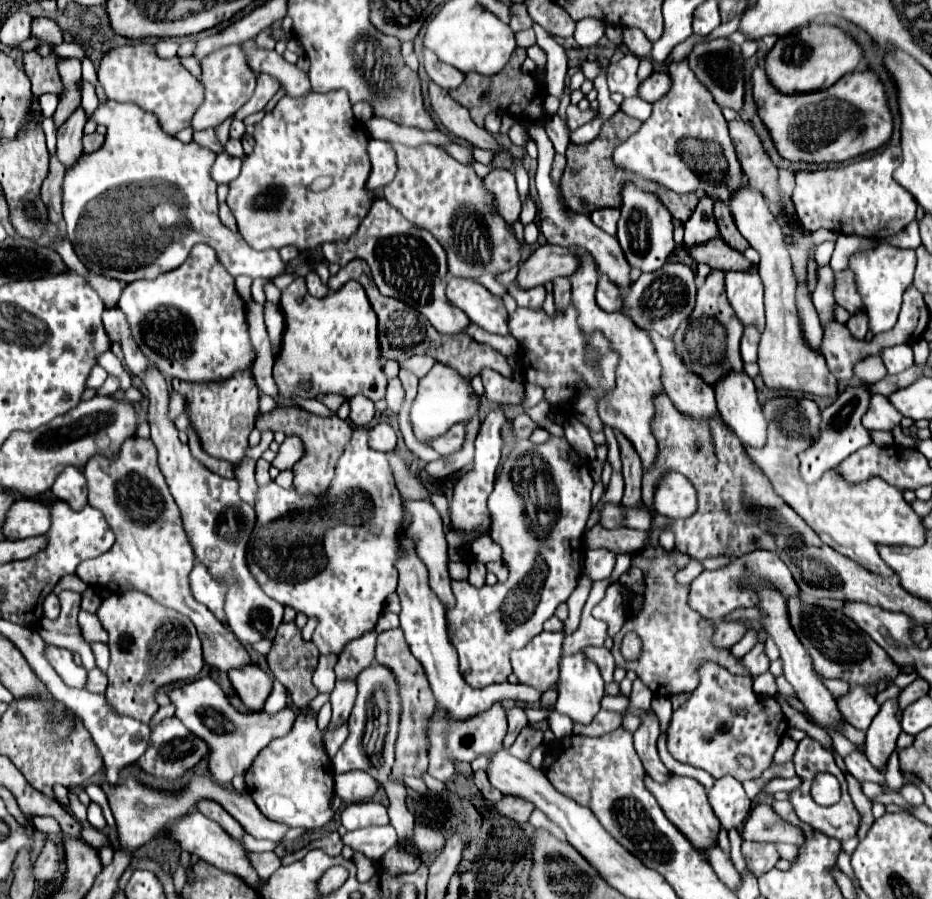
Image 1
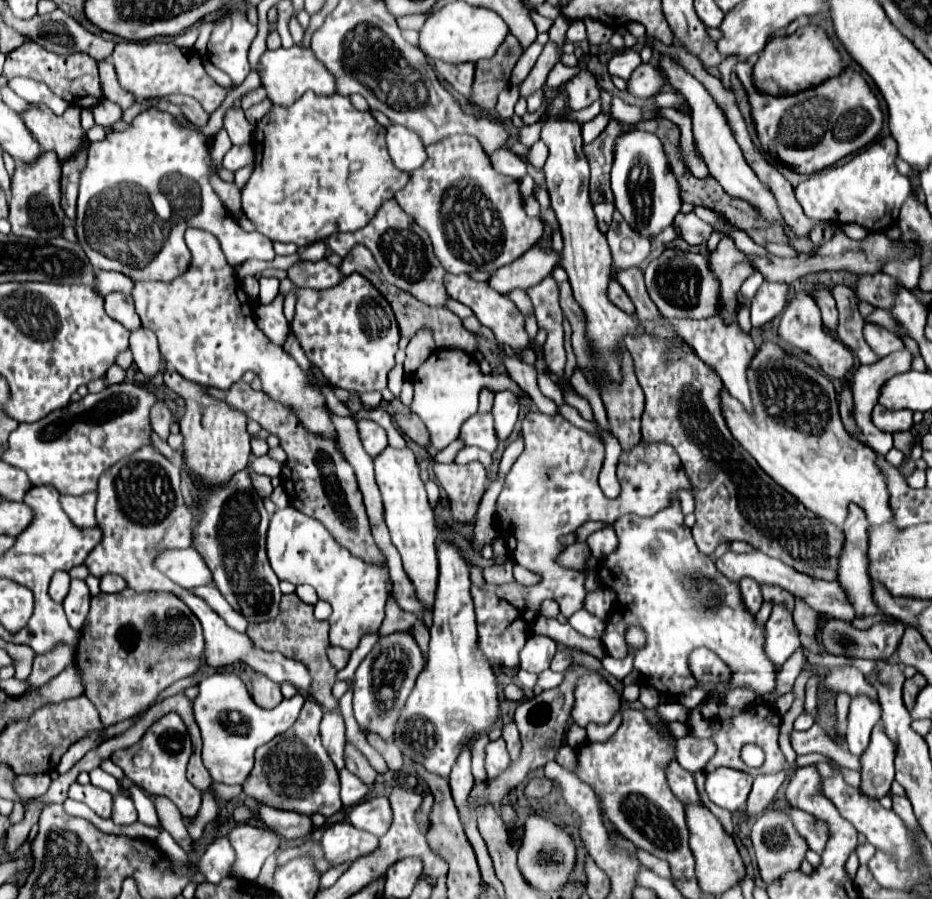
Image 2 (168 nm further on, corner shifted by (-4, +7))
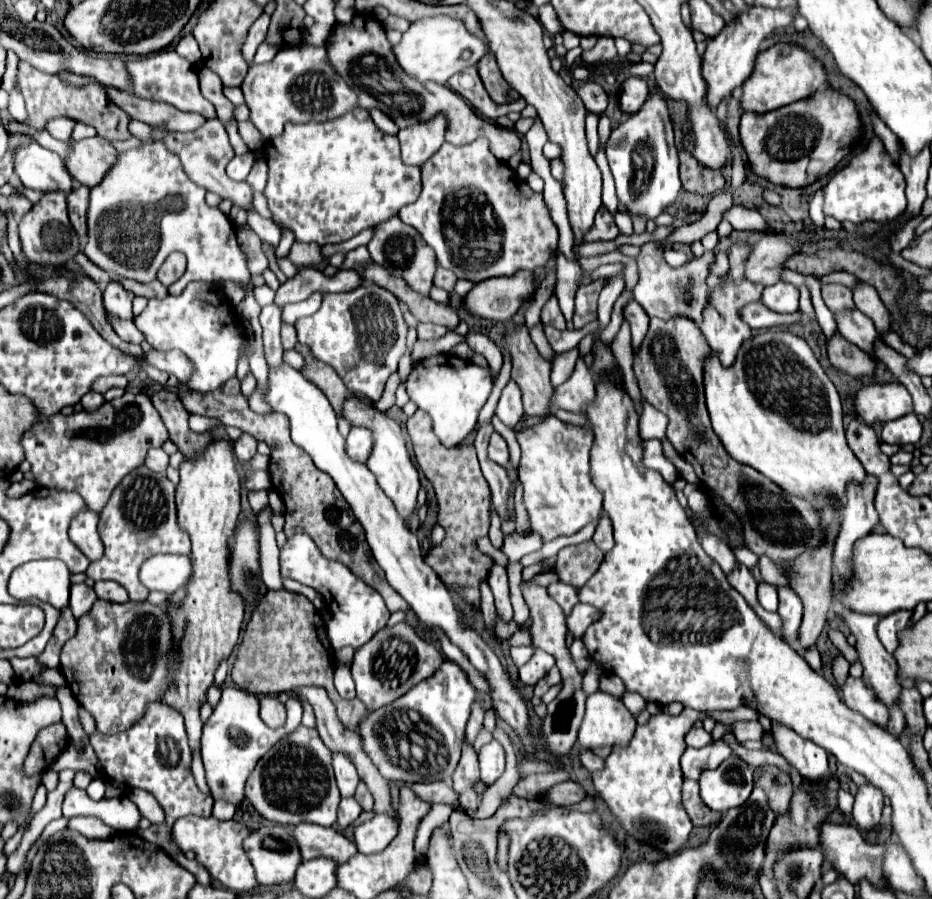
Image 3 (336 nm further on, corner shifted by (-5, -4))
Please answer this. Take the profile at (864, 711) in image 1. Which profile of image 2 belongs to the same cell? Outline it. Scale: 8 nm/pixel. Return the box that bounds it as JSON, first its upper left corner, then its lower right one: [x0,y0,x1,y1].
[825,667,875,699]

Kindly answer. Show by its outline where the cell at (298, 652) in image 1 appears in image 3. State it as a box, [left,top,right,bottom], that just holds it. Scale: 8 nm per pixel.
[232,590,368,732]

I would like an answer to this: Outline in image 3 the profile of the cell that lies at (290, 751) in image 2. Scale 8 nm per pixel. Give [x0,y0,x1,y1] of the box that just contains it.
[244,724,340,824]

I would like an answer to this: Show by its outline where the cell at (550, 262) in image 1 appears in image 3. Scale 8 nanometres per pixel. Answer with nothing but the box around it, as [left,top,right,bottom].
[464,272,534,322]

